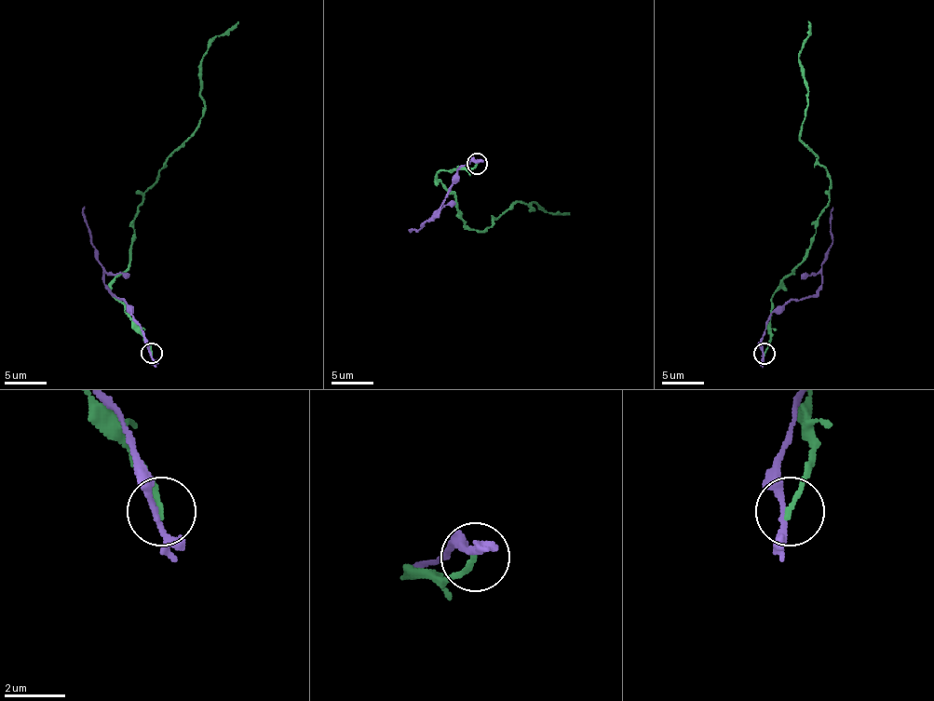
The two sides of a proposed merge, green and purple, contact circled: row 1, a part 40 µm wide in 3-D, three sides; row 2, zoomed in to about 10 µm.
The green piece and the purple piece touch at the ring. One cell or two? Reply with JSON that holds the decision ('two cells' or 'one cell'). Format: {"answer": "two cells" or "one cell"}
{"answer": "two cells"}

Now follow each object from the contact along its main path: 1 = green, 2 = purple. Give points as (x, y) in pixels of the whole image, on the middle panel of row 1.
1: (476, 163), (438, 174), (471, 230), (488, 228), (521, 201), (531, 210), (533, 202), (548, 213), (570, 213)
2: (476, 163), (470, 161), (458, 169), (458, 179), (448, 191), (441, 210), (417, 232), (409, 230), (412, 233)

